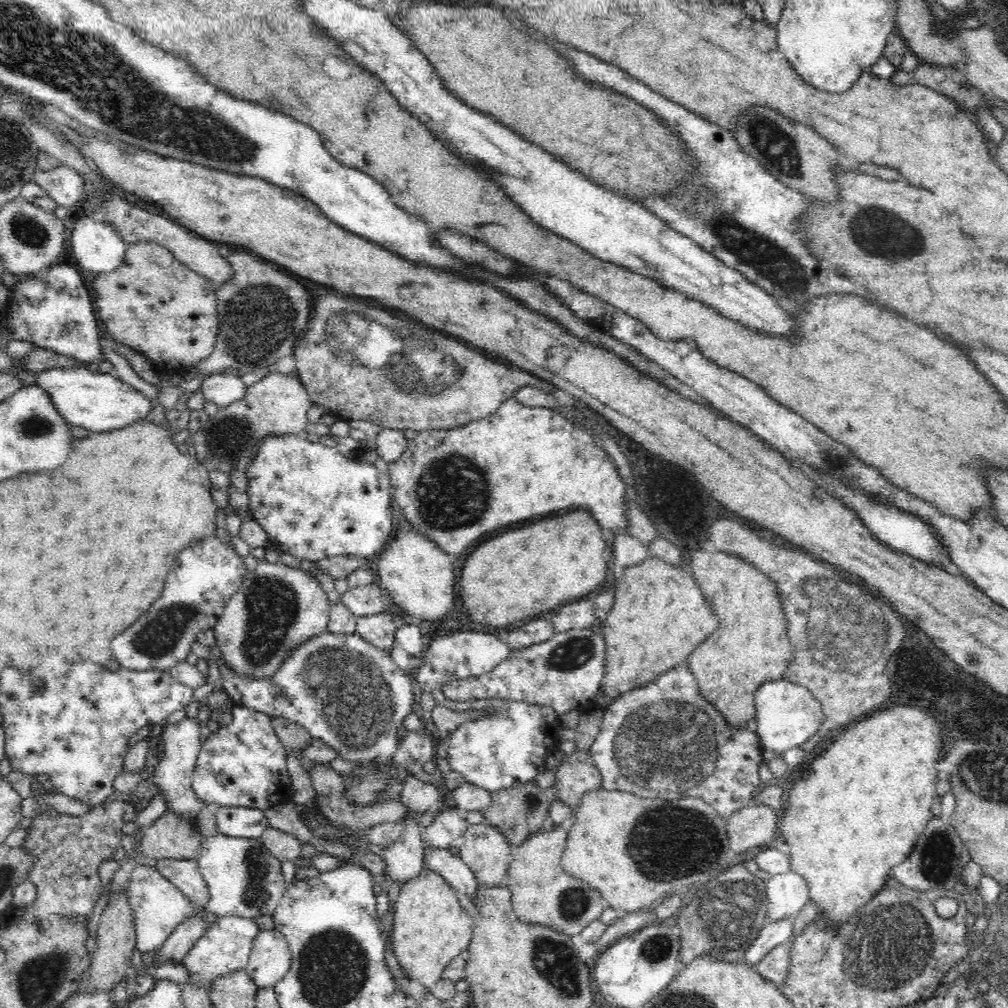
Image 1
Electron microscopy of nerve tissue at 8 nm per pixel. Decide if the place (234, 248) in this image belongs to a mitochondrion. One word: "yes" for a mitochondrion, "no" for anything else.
no

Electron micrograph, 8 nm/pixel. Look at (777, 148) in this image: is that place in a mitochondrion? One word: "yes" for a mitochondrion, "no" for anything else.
yes

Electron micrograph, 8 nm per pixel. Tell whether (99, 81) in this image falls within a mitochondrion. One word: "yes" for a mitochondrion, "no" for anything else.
yes

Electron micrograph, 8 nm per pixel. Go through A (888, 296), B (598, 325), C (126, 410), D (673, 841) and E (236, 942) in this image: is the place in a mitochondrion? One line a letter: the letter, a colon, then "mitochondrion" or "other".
A: other
B: other
C: other
D: mitochondrion
E: other

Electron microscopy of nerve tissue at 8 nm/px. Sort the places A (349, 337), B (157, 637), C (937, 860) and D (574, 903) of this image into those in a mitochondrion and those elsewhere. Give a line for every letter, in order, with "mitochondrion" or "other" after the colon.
A: mitochondrion
B: mitochondrion
C: mitochondrion
D: mitochondrion

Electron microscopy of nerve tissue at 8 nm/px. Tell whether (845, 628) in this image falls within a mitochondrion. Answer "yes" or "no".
yes

